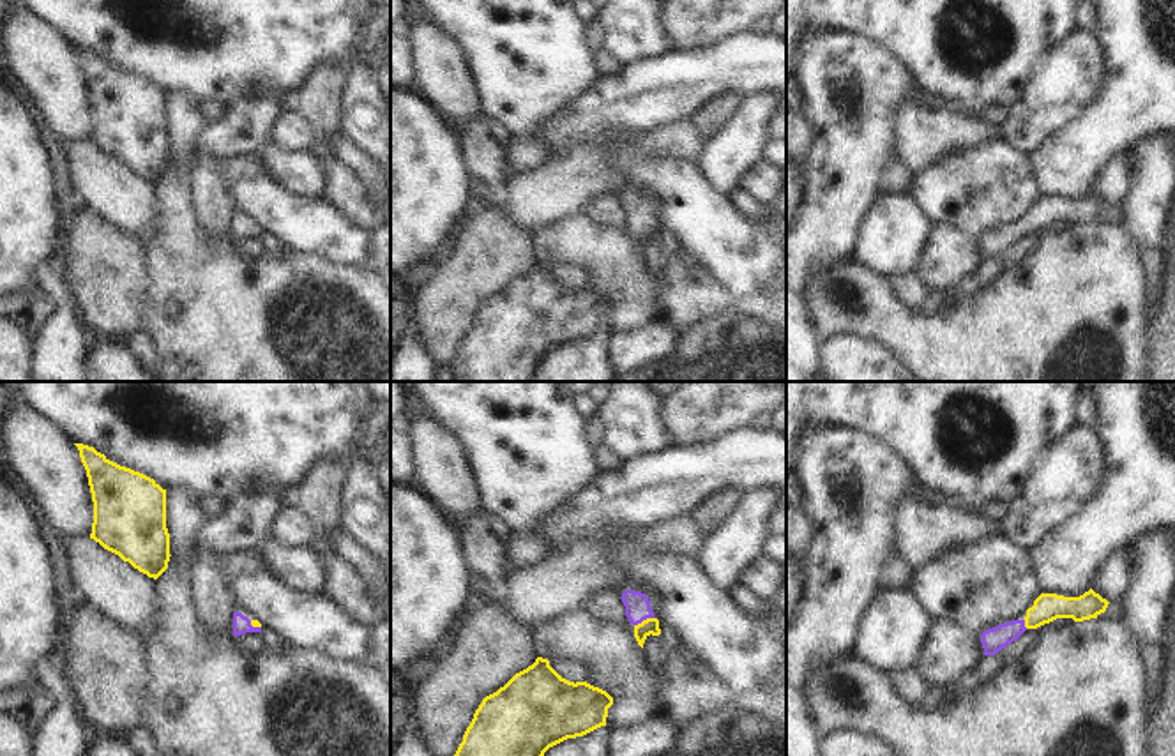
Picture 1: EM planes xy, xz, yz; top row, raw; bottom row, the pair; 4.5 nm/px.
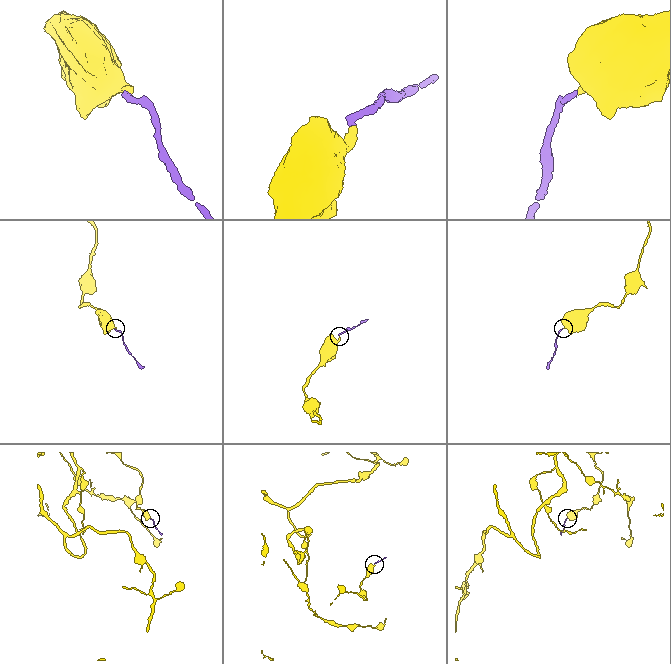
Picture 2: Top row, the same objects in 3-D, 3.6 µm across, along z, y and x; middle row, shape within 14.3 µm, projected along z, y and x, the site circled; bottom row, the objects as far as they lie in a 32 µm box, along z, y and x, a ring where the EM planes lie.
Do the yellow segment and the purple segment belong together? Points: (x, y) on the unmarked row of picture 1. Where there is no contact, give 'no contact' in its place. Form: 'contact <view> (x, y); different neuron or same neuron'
contact xz (644, 225); same neuron

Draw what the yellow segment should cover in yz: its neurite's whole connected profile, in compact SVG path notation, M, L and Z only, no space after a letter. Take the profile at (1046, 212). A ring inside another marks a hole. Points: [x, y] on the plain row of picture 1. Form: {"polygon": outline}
{"polygon": "M1092 193L1080 201L1064 201L1057 198L1041 198L1034 210L1027 214L1023 224L1012 224L988 233L981 238L984 260L995 260L1009 247L1016 246L1027 233L1037 233L1057 223L1073 223L1083 226L1097 223L1106 215L1108 205Z"}

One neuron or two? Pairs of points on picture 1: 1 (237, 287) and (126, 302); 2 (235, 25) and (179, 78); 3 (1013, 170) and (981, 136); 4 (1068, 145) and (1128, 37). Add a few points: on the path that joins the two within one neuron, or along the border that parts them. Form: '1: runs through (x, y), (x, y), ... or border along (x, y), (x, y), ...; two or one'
1: border along (145, 257), (147, 331); two
2: runs through (221, 41), (218, 48), (205, 52), (195, 62); one
3: border along (1000, 138), (949, 156); two
4: runs through (1096, 120), (1128, 89), (1128, 66); one

